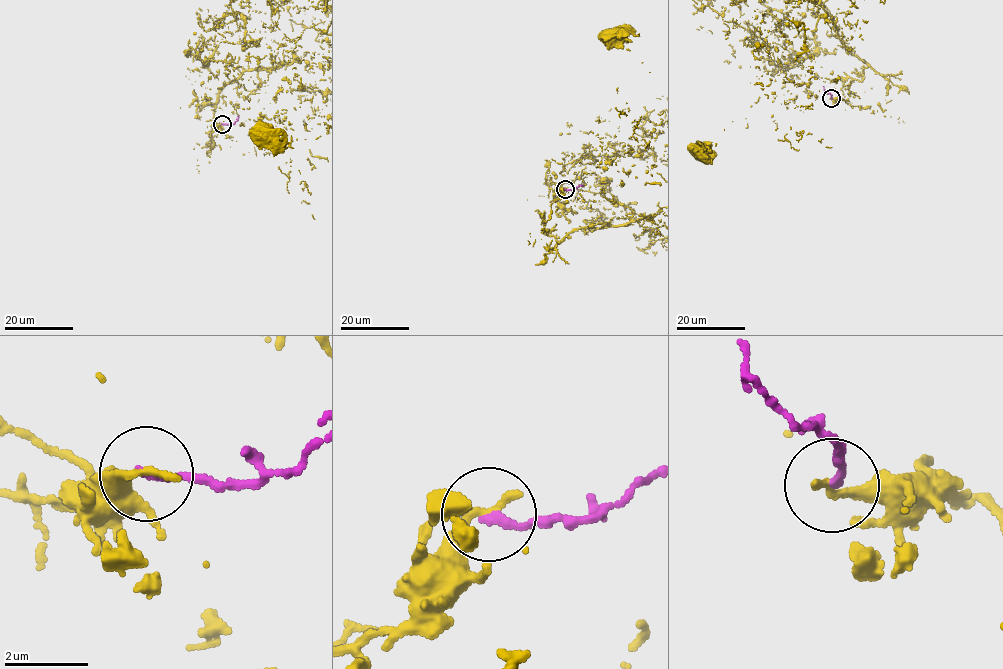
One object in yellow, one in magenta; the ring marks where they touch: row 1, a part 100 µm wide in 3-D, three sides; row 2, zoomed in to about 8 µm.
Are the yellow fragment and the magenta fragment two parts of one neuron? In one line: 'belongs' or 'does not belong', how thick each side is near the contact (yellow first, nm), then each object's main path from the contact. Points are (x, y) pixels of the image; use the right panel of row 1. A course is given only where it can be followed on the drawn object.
does not belong; 240 nm thick on the yellow side, 180 nm on the other; yellow runs (831, 98), (868, 65), (781, 46), (778, 67), (750, 41), (759, 97), (696, 153); magenta runs (831, 98), (831, 94), (823, 86)

